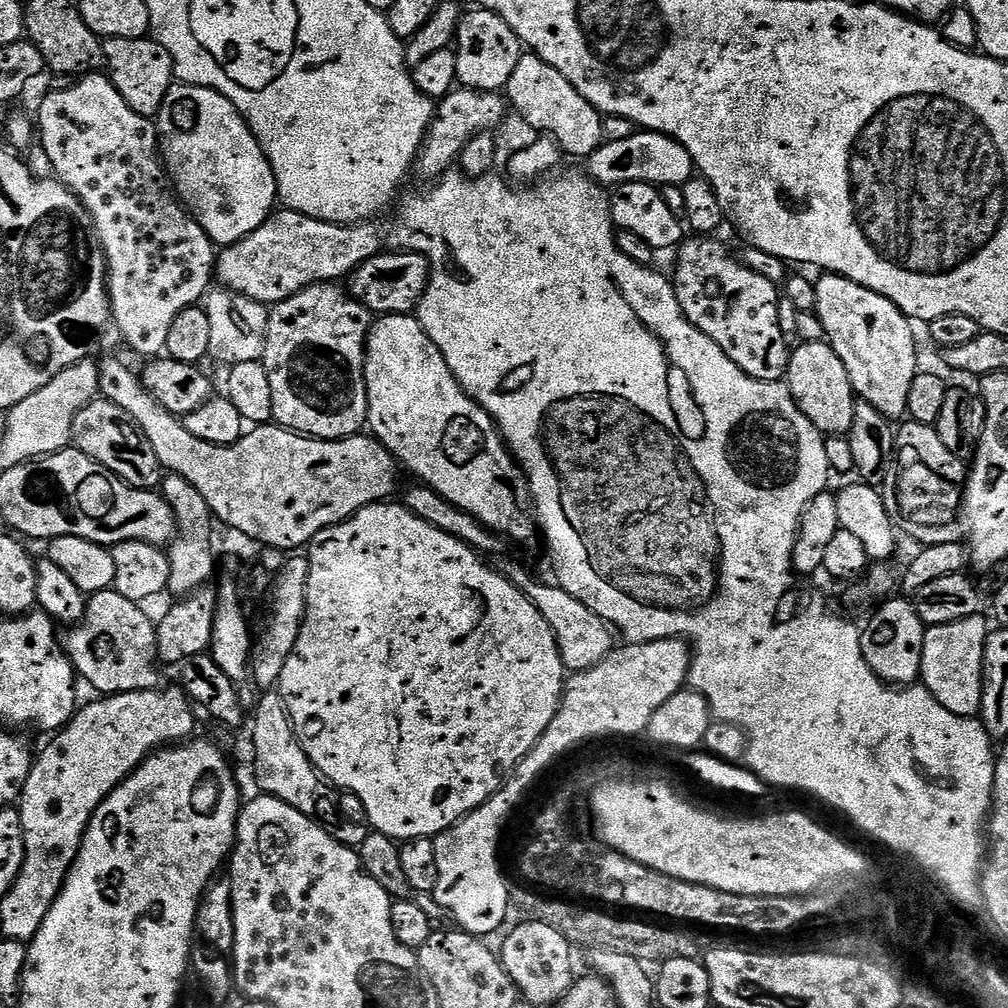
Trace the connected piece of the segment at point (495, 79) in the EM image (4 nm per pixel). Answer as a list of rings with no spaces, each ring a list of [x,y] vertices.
[[[476,8],[472,12],[465,11],[456,28],[454,51],[458,58],[457,81],[463,87],[474,92],[495,92],[507,89],[510,74],[514,74],[514,66],[518,66],[522,55],[522,45],[518,34],[510,30],[510,26],[497,12],[486,8]]]

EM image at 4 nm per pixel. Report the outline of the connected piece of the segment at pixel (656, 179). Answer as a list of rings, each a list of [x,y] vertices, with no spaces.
[[[638,130],[623,142],[605,142],[597,152],[587,157],[587,175],[591,176],[601,186],[619,186],[630,182],[642,182],[663,186],[674,184],[683,186],[686,181],[693,179],[694,165],[686,146],[677,140],[672,140],[660,132]]]

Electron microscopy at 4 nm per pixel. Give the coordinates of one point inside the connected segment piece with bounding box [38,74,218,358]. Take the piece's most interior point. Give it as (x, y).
(159, 261)

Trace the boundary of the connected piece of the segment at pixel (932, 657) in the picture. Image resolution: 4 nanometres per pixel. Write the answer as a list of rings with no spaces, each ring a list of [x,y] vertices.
[[[983,615],[956,623],[931,625],[923,638],[921,681],[946,710],[959,717],[975,717],[981,708],[984,650],[990,626]]]

